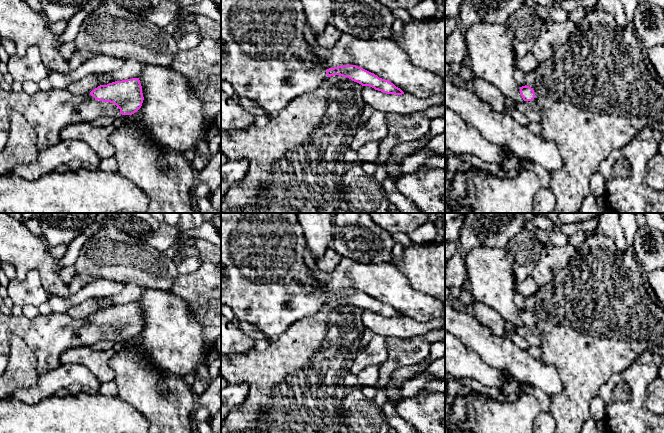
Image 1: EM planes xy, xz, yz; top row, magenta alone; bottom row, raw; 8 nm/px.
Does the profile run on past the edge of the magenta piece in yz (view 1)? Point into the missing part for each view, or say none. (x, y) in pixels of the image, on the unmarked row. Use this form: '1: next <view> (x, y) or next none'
1: next yz (530, 333)

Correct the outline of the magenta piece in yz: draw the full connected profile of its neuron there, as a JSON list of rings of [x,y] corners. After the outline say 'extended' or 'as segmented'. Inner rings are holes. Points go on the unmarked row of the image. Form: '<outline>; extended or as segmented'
[[[525,309],[520,311],[522,325],[515,327],[515,332],[525,339],[530,346],[540,347],[541,334],[535,325],[535,317],[533,312]]]; extended

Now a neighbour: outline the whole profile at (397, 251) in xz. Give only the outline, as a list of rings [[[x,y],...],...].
[[[396,243],[392,249],[392,255],[397,261],[401,261],[403,252],[404,252],[404,247],[401,244]]]

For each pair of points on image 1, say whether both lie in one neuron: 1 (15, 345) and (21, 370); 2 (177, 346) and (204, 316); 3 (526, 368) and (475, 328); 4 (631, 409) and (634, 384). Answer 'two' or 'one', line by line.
1: one
2: two
3: one
4: one

